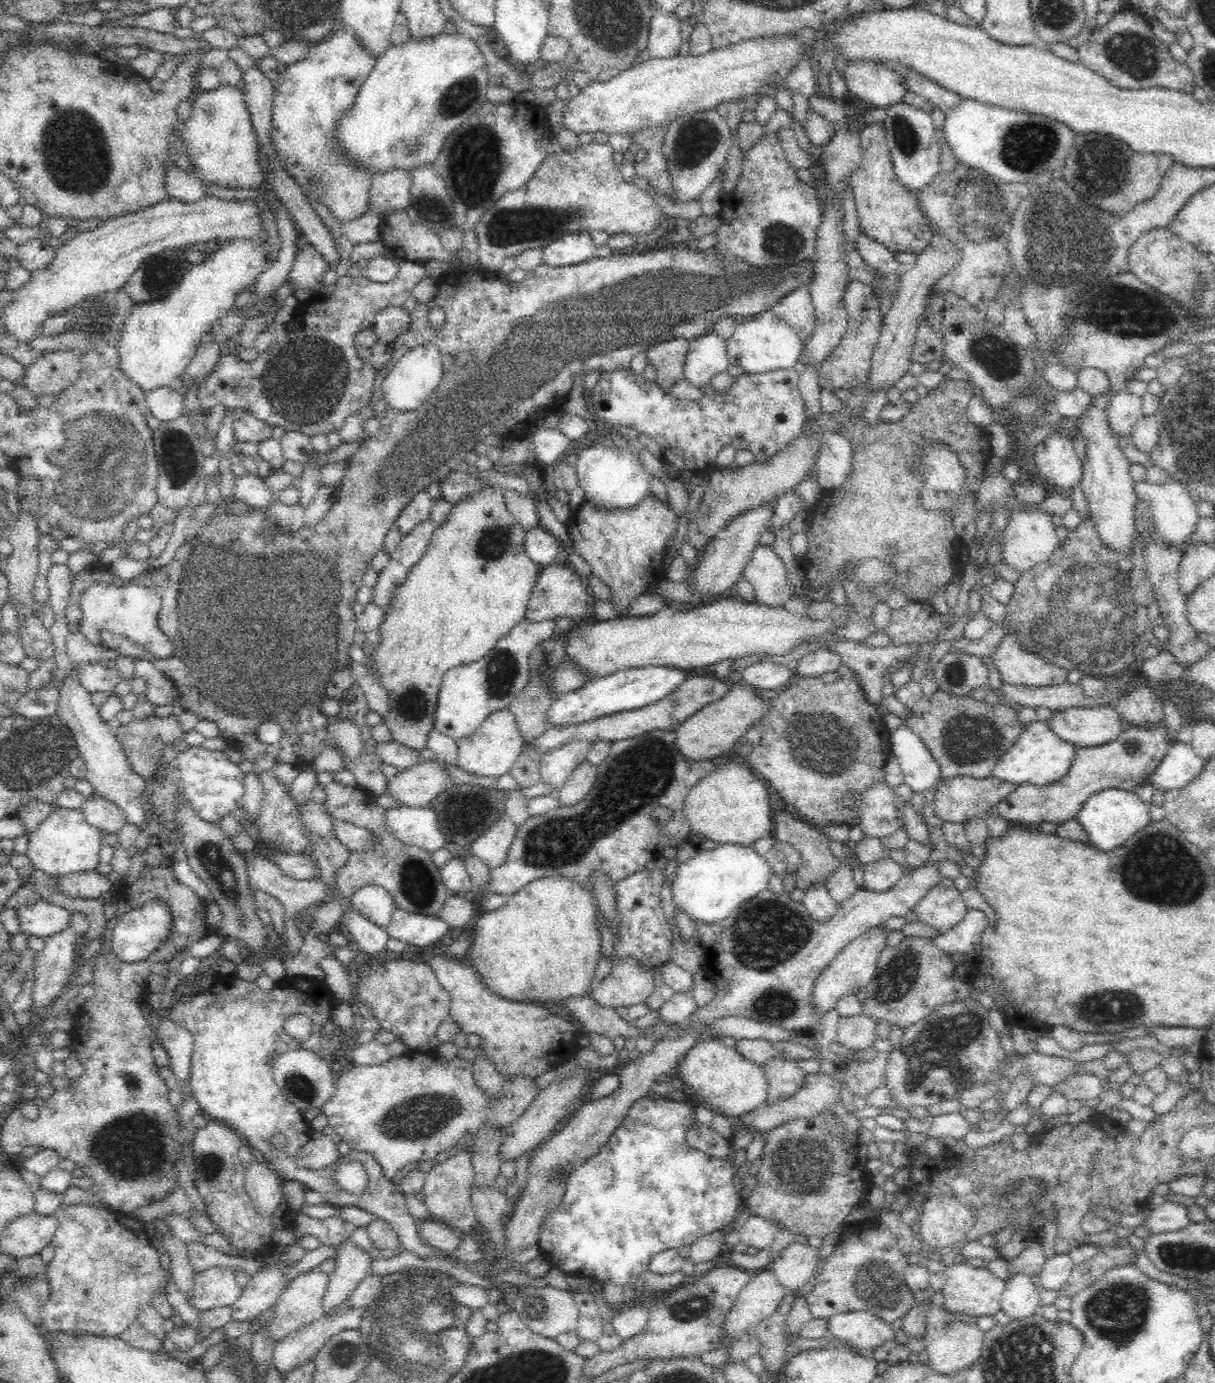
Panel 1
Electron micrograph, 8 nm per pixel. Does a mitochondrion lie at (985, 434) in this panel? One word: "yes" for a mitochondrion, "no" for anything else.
no

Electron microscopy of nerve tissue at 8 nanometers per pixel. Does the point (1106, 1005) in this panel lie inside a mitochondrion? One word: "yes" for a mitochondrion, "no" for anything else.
yes

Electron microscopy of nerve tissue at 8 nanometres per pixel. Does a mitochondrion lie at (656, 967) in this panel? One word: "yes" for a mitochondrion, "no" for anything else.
no

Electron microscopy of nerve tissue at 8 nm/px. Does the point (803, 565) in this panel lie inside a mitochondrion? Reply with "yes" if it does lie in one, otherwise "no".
no

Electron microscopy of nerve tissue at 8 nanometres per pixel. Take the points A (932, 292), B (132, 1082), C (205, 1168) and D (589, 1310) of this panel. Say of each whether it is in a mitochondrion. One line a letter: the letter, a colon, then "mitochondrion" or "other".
A: other
B: other
C: mitochondrion
D: other

